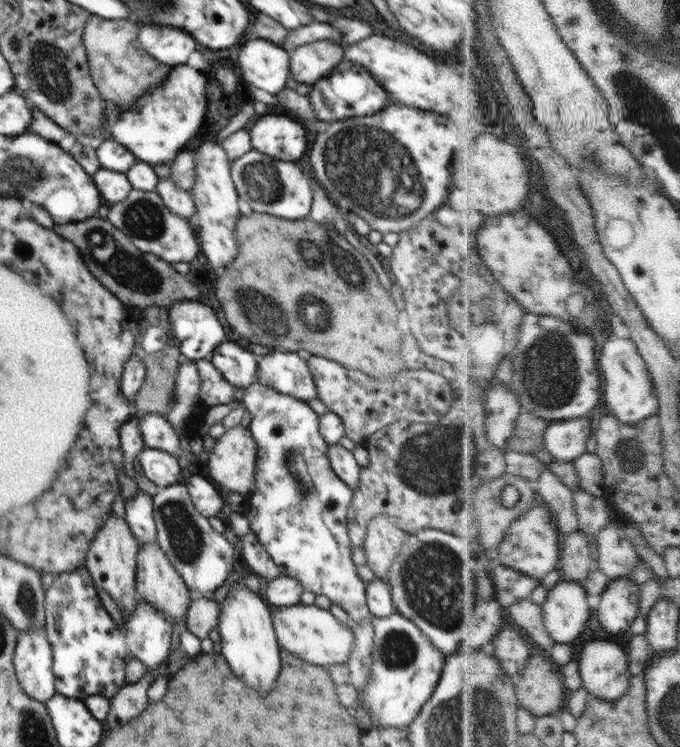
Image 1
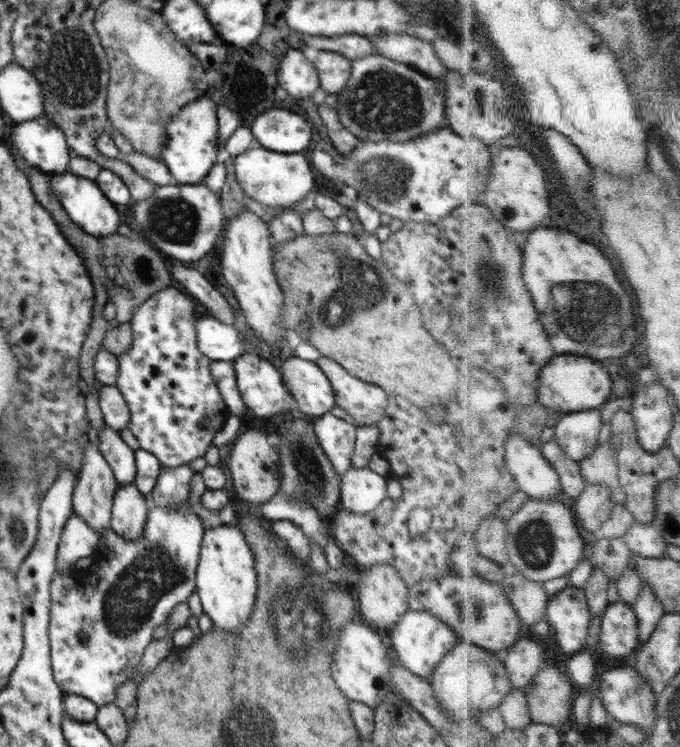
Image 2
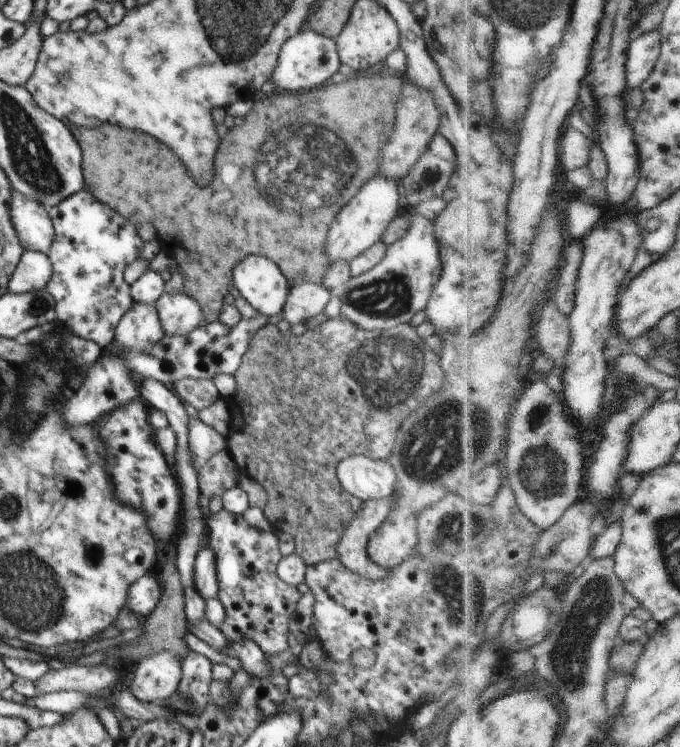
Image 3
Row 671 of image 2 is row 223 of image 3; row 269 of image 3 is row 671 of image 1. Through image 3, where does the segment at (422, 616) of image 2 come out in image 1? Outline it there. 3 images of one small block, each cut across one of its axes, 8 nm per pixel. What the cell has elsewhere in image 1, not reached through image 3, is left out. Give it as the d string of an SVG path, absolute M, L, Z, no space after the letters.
M398 612L388 617L373 617L374 650L372 650L372 668L366 688L357 690L355 710L364 707L373 718L376 728L403 728L417 718L418 712L430 698L436 688L442 668L444 654L434 647L422 634L422 631L410 620Z

